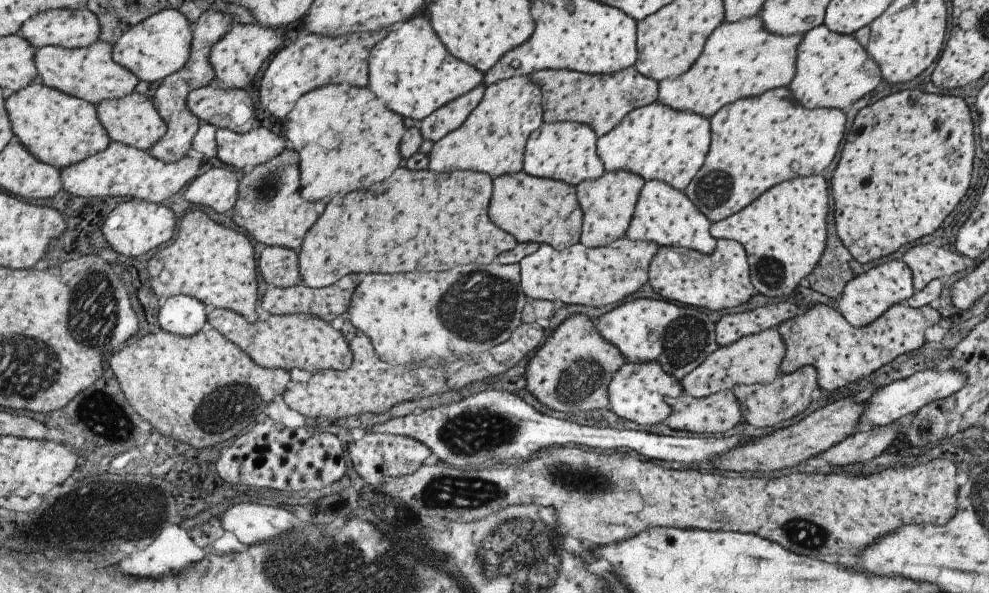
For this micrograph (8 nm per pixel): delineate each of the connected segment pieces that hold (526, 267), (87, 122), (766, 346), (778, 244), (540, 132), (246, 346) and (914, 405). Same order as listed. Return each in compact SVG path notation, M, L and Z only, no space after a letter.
M625 236L593 248L577 242L566 249L555 250L548 244L541 243L533 254L524 256L516 263L520 287L528 299L605 308L637 292L647 282L648 264L658 247L655 242L633 241Z
M36 81L27 88L16 91L6 100L16 140L21 141L37 158L47 164L63 170L86 158L103 152L113 142L106 126L100 121L98 105L87 99L67 94L62 90L51 88L45 83Z
M777 328L765 329L757 334L741 337L730 345L718 346L679 382L682 390L695 398L706 397L717 391L731 390L735 385L770 383L780 374L778 368L784 352L785 345Z
M821 175L792 178L767 189L739 212L710 223L709 234L741 244L755 293L783 298L819 262L826 241L827 202L827 184Z
M575 121L543 122L527 137L522 171L532 177L555 179L574 187L578 182L598 179L605 170L596 153L596 137L590 126Z
M212 308L209 324L210 328L218 330L221 336L236 344L260 367L286 371L299 368L313 374L327 369L344 371L352 363L349 343L341 331L336 331L329 322L311 313L270 315L267 320L250 323L232 310Z
M925 369L913 373L912 375L893 381L881 390L869 397L864 404L863 412L860 414L860 428L871 428L893 423L897 418L901 418L909 412L916 413L921 407L930 402L944 399L950 394L957 392L966 381L966 376L957 369L947 369L935 371Z

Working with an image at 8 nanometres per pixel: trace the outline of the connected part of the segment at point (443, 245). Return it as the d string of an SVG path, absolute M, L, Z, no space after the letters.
M397 168L387 180L371 186L369 190L357 190L347 194L343 200L339 198L331 198L329 204L325 206L325 210L319 215L319 218L310 226L310 229L303 237L301 246L297 251L298 269L301 284L311 287L312 289L320 289L329 286L332 282L343 278L349 272L385 272L385 274L397 274L397 272L439 272L439 270L449 270L453 266L459 264L469 264L469 262L477 262L477 264L486 265L493 262L494 258L502 252L511 250L516 245L515 238L511 238L509 233L495 226L488 217L487 209L492 193L492 178L485 173L456 170L450 173L441 174L441 176L433 176L436 172L429 169L421 170L421 172L411 172L407 168Z

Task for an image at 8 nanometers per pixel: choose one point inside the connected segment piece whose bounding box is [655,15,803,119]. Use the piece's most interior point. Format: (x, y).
(743, 59)

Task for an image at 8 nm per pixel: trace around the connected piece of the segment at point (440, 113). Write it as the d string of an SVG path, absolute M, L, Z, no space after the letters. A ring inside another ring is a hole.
M483 82L465 94L454 98L421 119L419 130L423 140L436 141L455 130L479 104L485 90Z

